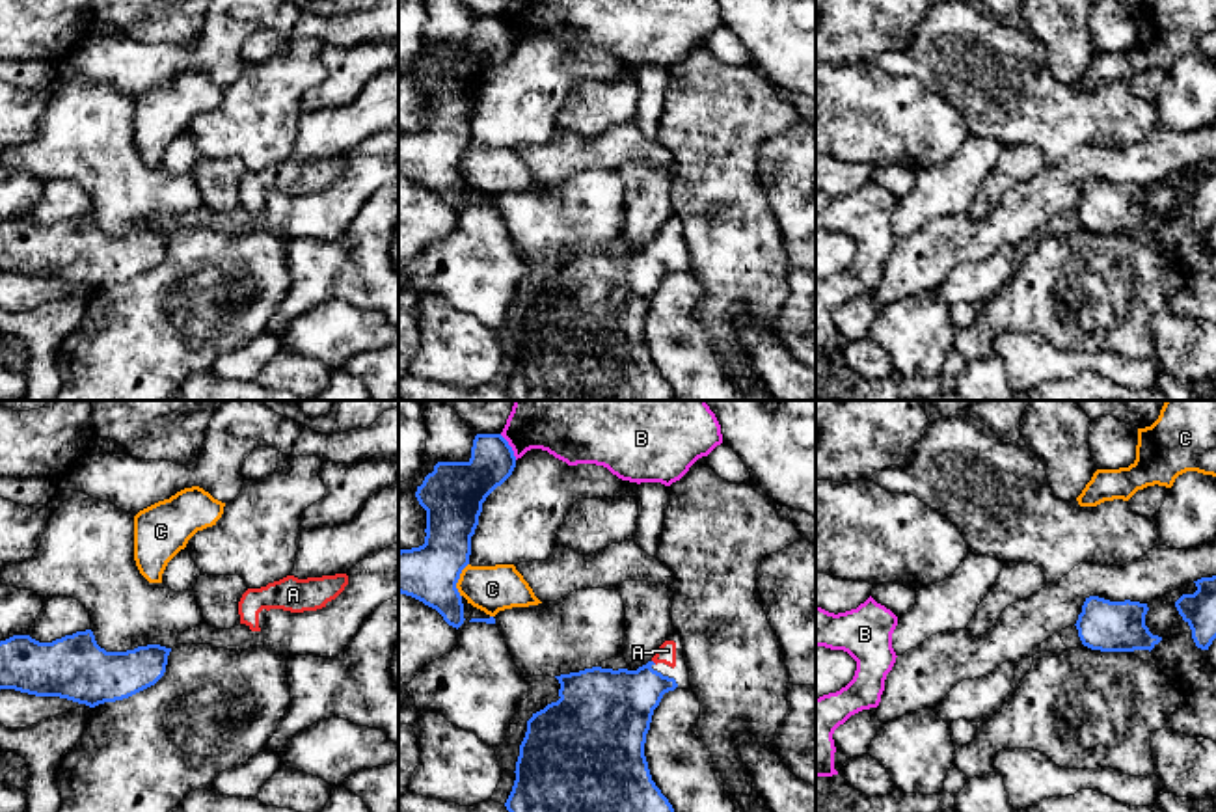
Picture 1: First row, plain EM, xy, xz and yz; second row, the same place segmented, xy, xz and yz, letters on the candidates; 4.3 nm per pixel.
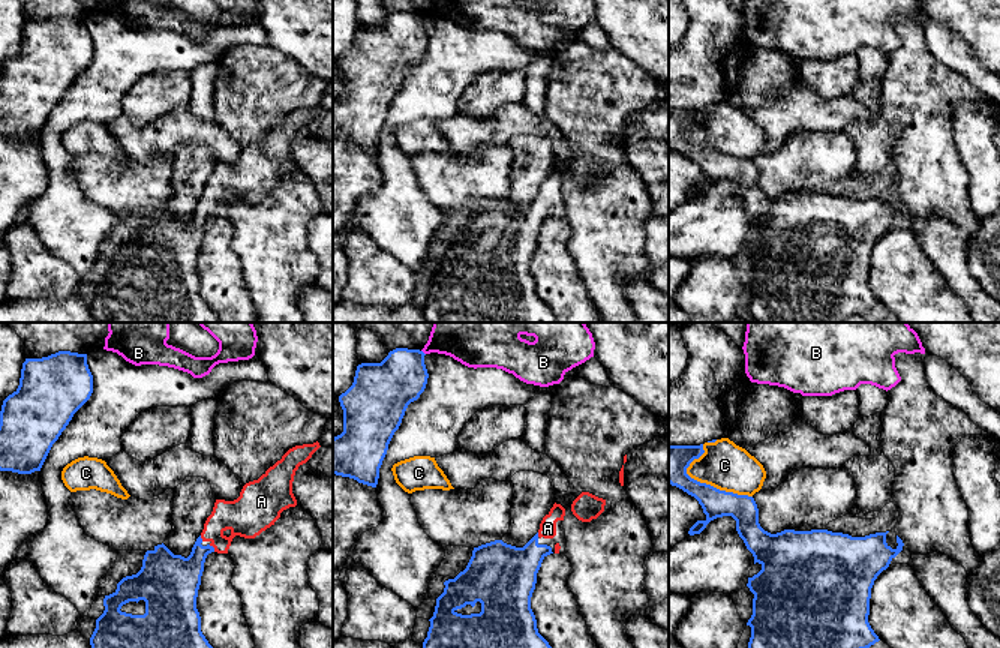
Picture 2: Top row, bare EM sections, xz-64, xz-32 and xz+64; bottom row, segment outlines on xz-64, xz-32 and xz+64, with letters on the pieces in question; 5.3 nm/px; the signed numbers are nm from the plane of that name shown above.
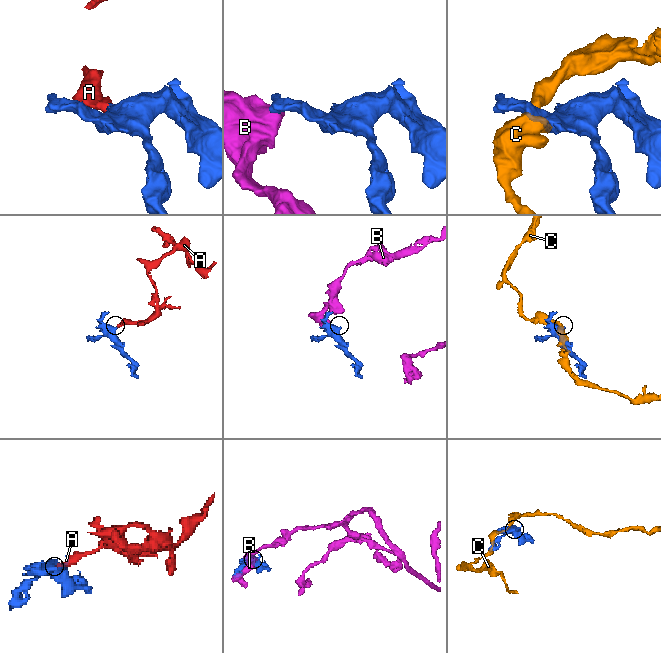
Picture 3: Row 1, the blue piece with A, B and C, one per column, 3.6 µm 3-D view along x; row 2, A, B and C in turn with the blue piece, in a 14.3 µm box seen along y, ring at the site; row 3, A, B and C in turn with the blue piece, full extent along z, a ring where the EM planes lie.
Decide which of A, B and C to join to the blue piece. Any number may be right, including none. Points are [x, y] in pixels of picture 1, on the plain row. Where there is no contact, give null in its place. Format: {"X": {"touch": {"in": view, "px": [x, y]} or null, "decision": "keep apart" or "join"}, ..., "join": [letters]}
{"A": {"touch": null, "decision": "join"}, "B": {"touch": {"in": "xz", "px": [511, 30]}, "decision": "keep apart"}, "C": {"touch": {"in": "xz", "px": [459, 161]}, "decision": "keep apart"}, "join": ["A"]}

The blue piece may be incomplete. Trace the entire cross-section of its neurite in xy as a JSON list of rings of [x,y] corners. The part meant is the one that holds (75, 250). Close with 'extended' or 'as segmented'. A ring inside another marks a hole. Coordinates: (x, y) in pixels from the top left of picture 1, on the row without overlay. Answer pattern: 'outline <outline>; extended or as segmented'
outline [[[91,212],[52,225],[13,218],[0,223],[0,272],[95,291],[155,268],[166,255],[169,235],[160,227],[106,235]]]; as segmented

